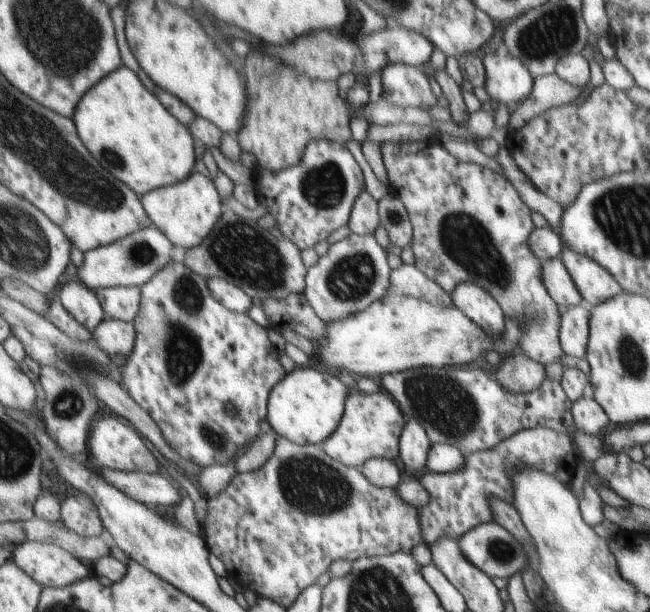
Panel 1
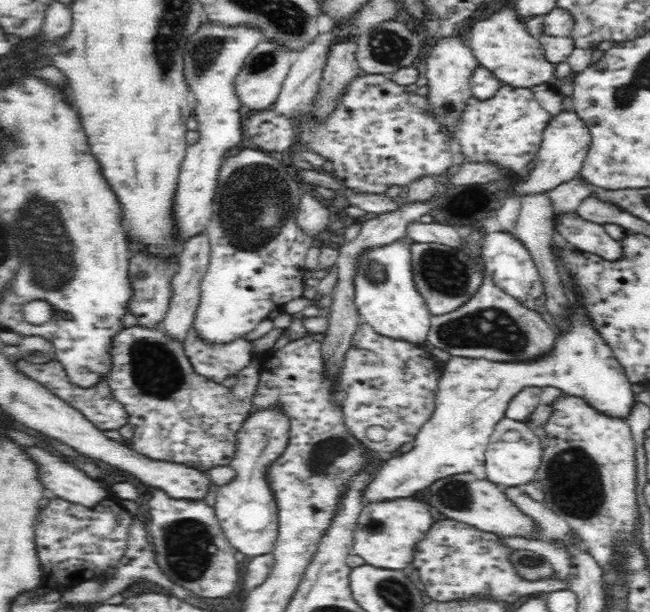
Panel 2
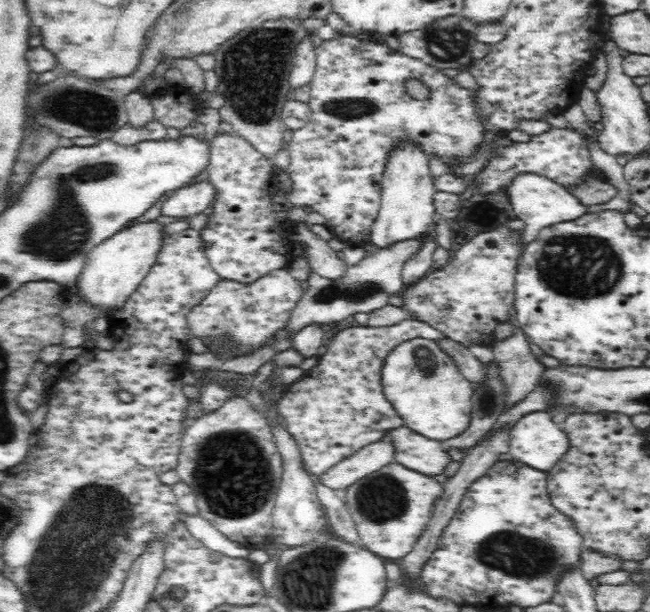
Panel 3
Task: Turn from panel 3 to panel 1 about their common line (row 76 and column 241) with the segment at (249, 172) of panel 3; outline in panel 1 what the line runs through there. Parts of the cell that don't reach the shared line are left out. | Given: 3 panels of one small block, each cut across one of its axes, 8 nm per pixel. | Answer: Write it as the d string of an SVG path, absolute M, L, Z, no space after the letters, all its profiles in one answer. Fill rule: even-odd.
M173 261L163 271L160 271L150 283L143 286L141 311L134 320L137 328L137 343L130 356L126 358L127 361L118 367L119 372L117 373L117 378L126 386L128 392L134 397L134 400L152 415L152 418L158 423L164 436L169 441L170 446L173 446L176 452L182 452L182 456L187 461L199 464L205 469L216 465L231 463L240 456L243 449L247 449L260 438L262 422L269 420L269 404L271 402L272 391L287 378L289 373L282 361L283 349L277 350L277 346L274 346L274 342L272 342L273 338L270 338L266 327L258 324L248 313L233 311L224 303L216 300L216 297L211 291L208 279L201 275L200 278L196 276L196 280L191 280L189 276L191 271L185 263ZM226 402L231 402L236 406L239 411L238 416L234 417L228 414Z

